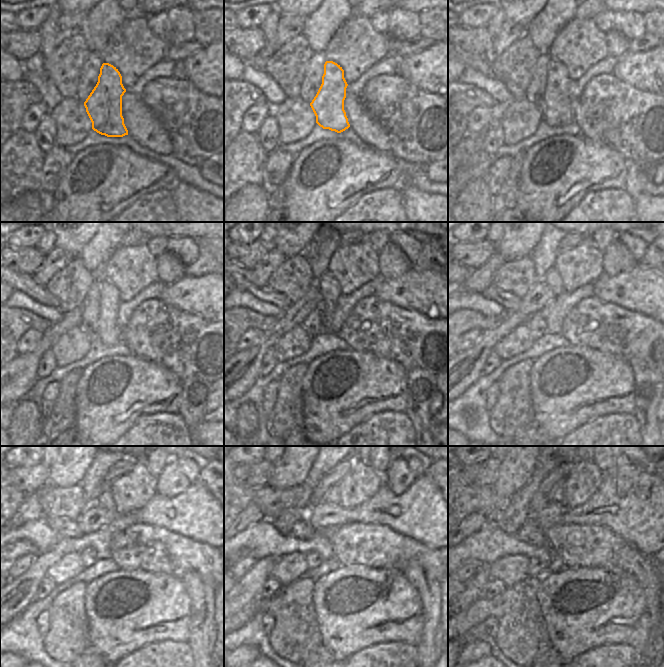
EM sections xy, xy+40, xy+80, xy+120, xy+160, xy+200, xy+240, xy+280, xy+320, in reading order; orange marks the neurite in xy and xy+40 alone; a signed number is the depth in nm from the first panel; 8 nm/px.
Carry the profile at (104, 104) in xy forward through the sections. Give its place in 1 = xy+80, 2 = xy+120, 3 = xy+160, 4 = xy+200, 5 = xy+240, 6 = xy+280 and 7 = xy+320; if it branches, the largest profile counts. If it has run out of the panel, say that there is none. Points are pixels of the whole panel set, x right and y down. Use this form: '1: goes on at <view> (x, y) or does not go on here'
1: goes on at xy+80 (556, 105)
2: goes on at xy+120 (109, 331)
3: goes on at xy+160 (330, 289)
4: goes on at xy+200 (553, 279)
5: goes on at xy+240 (105, 500)
6: goes on at xy+280 (332, 496)
7: goes on at xy+320 (557, 491)

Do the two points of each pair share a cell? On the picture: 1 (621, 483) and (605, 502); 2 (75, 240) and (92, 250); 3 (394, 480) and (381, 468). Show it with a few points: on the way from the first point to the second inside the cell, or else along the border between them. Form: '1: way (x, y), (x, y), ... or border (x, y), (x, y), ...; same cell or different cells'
1: border (615, 466), (615, 492), (619, 496), (624, 497); different cells
2: border (96, 232), (77, 255); different cells
3: border (392, 459), (388, 469), (382, 475); different cells

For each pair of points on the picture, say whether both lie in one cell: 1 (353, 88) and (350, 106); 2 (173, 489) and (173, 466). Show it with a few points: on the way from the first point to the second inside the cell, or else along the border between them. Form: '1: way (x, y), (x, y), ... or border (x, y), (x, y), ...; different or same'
1: border (346, 92), (359, 97); different
2: way (173, 483), (173, 472); same

